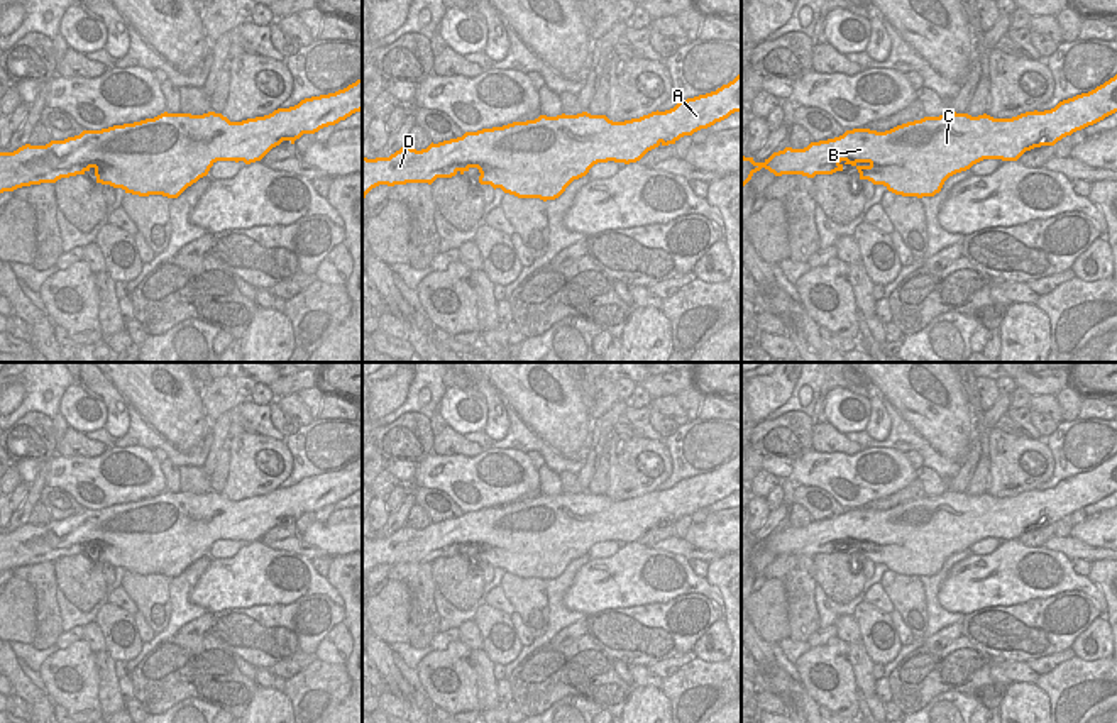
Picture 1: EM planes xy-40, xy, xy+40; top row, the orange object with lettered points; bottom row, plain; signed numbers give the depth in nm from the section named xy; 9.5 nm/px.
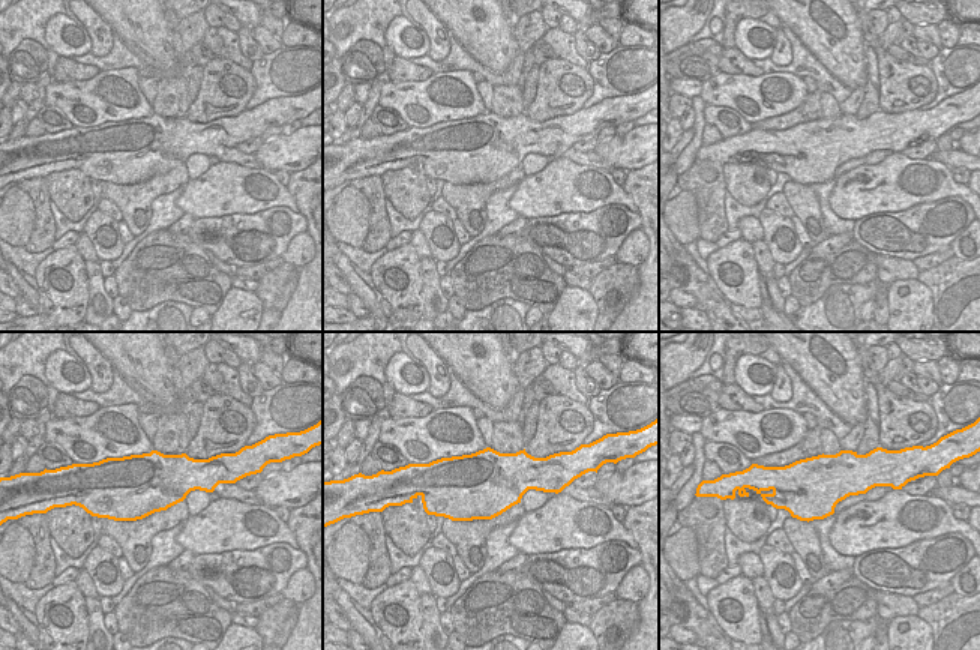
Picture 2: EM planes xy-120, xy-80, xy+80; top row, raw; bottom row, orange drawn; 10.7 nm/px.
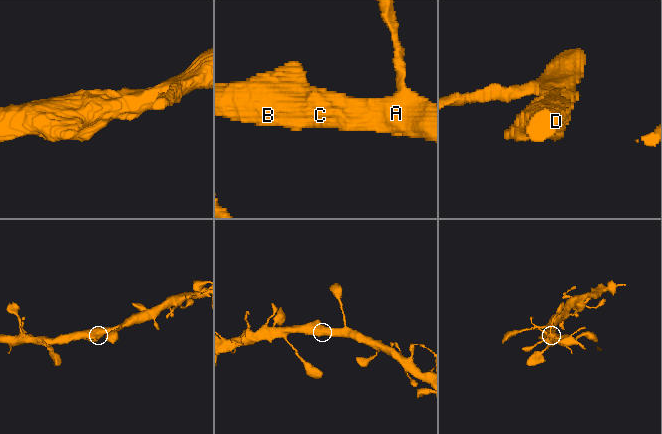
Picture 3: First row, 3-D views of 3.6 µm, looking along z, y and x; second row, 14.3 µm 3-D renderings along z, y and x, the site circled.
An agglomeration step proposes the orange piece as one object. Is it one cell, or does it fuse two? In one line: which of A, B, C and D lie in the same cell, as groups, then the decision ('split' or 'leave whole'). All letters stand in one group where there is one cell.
groups A B C D; leave whole

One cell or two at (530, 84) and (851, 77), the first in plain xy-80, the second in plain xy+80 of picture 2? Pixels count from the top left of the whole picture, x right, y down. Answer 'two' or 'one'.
two

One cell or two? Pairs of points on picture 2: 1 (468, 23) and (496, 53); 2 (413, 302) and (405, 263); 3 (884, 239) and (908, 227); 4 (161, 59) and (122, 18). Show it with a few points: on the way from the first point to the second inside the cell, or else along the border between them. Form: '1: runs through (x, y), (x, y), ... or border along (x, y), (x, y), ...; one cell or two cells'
1: runs through (476, 30), (491, 45); one cell
2: runs through (410, 293), (407, 272); one cell
3: runs through (890, 234), (902, 233); one cell
4: runs through (152, 48), (132, 29); one cell

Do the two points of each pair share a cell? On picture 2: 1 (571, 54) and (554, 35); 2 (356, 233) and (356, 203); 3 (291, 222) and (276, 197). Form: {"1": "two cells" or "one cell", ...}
{"1": "one cell", "2": "one cell", "3": "two cells"}

